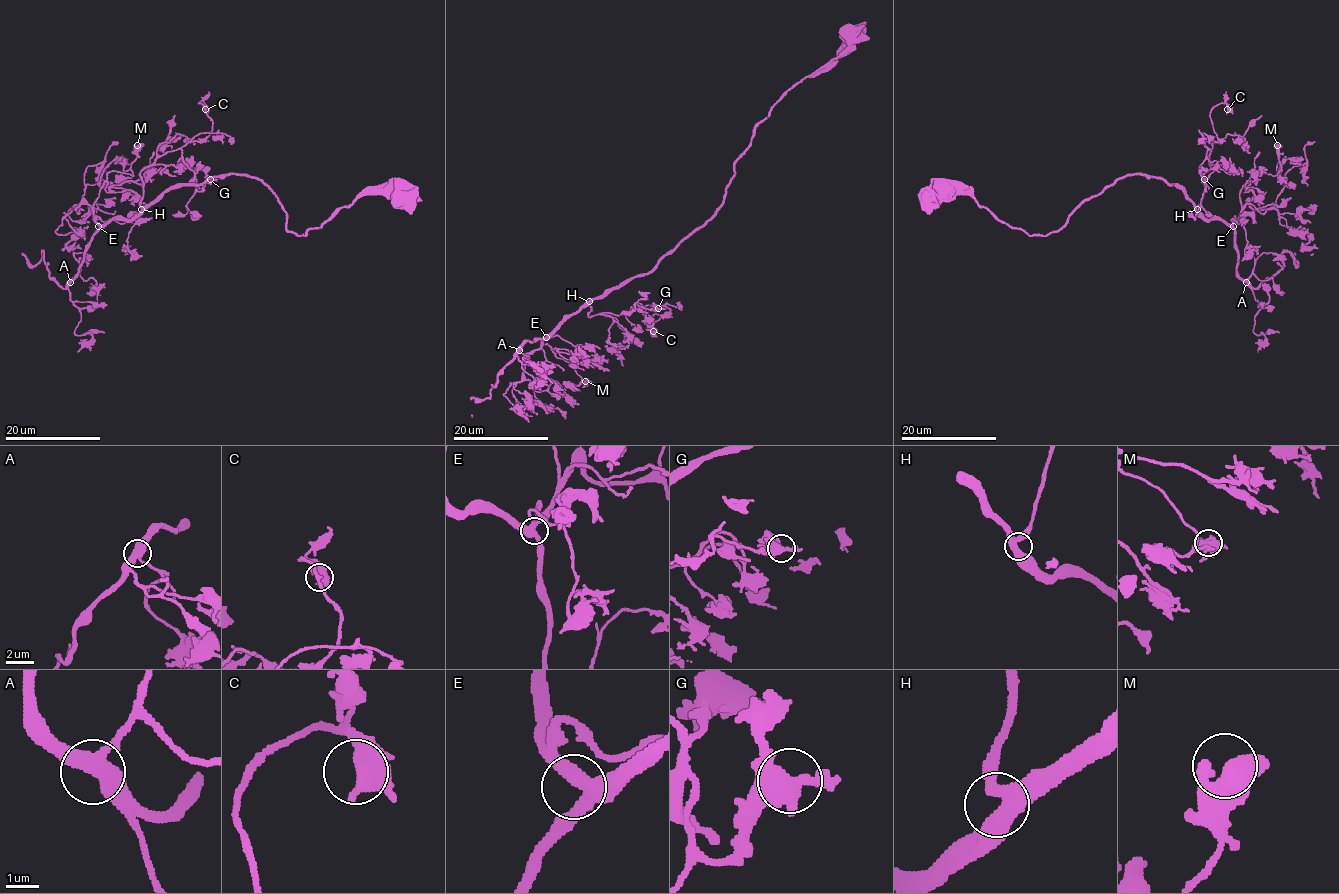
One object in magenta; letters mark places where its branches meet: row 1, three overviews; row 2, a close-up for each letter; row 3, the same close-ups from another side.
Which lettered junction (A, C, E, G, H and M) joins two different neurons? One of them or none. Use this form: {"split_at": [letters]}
{"split_at": []}

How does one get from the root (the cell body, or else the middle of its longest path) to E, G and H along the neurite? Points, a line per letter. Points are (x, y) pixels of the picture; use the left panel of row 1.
E: (404, 199), (366, 194), (298, 235), (260, 180), (219, 174), (174, 185), (130, 219), (98, 226)
G: (404, 199), (366, 194), (305, 235), (243, 174), (141, 205), (141, 172), (171, 151), (199, 191), (210, 179)
H: (404, 199), (366, 194), (305, 235), (290, 232), (286, 211), (274, 194), (243, 174), (174, 185), (141, 209)

